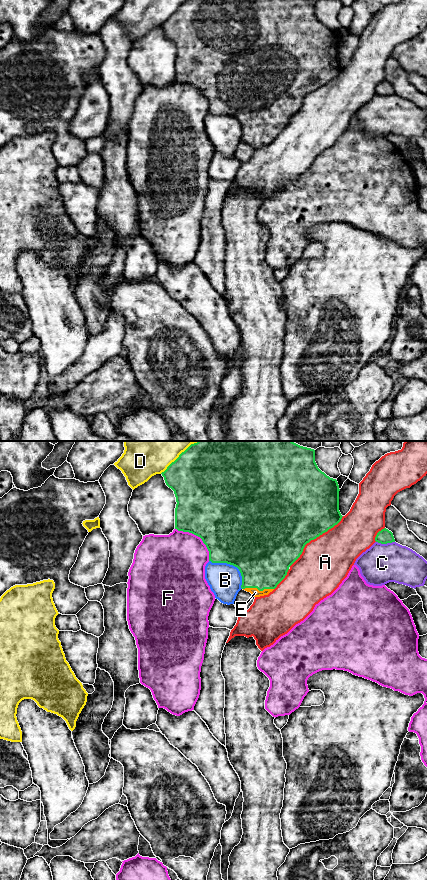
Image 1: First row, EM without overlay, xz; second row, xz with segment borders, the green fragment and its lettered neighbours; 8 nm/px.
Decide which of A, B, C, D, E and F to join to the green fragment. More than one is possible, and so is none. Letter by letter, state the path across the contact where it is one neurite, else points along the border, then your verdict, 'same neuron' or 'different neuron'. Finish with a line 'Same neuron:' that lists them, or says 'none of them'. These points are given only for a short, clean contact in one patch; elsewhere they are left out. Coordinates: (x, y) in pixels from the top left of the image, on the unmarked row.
A: different neuron
B: different neuron
C: different neuron
D: different neuron
E: across xz (263, 111), (258, 141), (255, 144) | same neuron
F: different neuron
Same neuron: E

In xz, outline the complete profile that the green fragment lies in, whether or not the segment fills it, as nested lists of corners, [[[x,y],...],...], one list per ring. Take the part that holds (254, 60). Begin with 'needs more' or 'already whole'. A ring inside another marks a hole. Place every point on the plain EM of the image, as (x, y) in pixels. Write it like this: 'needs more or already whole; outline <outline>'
needs more; outline [[[187,0],[161,26],[176,49],[175,81],[200,89],[209,103],[209,113],[212,115],[227,115],[237,119],[242,128],[241,140],[254,149],[272,144],[285,130],[289,119],[300,109],[305,97],[333,80],[343,69],[339,63],[338,34],[318,20],[315,2],[311,0]]]

